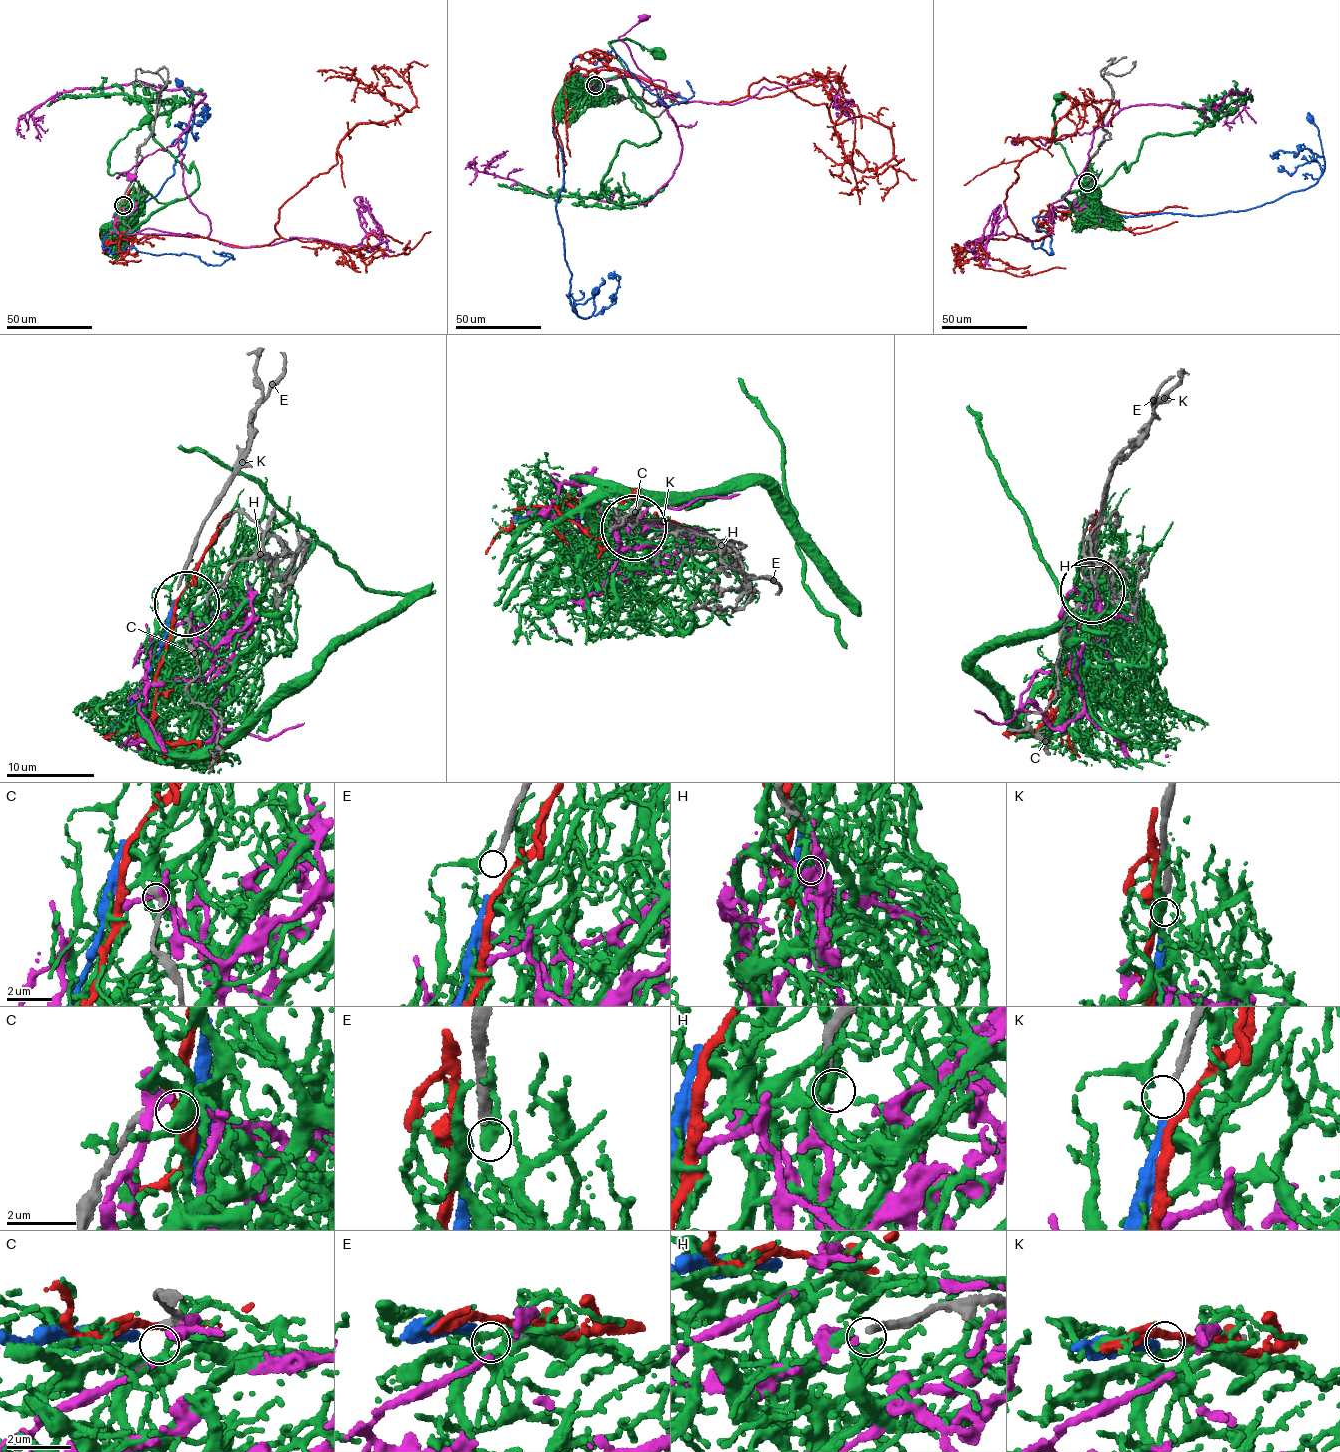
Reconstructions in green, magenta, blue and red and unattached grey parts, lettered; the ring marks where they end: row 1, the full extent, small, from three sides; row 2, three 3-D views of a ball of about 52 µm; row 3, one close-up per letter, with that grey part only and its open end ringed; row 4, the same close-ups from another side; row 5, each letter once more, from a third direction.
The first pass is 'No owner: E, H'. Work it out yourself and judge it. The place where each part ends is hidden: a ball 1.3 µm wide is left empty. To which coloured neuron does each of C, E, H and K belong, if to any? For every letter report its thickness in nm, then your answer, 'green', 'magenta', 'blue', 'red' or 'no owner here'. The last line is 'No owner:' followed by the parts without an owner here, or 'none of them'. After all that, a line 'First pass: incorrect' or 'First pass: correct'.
C: 360 nm thick; no owner here
E: 240 nm thick; no owner here
H: 240 nm thick; magenta
K: 220 nm thick; blue
No owner: C, E
First pass: incorrect

